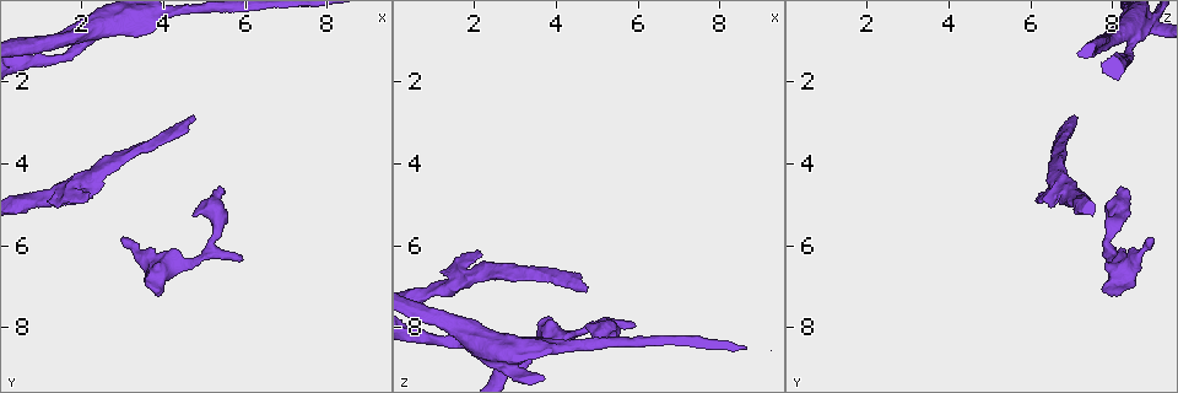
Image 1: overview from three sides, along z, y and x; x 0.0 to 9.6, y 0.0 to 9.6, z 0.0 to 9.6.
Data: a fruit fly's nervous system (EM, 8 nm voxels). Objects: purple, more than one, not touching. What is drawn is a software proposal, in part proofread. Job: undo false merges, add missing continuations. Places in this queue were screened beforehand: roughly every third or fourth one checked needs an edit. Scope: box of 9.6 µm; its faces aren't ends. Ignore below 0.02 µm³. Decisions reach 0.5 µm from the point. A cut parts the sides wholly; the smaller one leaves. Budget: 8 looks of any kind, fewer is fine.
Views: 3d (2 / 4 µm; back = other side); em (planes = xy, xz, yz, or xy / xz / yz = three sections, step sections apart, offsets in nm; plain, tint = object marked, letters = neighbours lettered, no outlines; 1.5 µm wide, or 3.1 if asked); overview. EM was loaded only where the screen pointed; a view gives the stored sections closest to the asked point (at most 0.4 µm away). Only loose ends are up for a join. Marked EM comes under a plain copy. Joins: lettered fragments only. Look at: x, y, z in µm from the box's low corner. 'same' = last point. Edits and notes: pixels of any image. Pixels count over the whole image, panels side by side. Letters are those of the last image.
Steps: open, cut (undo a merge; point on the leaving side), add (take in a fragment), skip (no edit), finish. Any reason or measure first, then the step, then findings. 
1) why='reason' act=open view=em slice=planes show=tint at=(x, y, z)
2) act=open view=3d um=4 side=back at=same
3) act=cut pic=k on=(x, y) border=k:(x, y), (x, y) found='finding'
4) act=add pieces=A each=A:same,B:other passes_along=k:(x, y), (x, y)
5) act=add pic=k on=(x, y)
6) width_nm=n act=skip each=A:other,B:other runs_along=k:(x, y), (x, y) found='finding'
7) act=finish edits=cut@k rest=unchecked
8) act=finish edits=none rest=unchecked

why='sudden change in width' act=open view=3d um=4 at=(2.60, 0.65, 8.75)

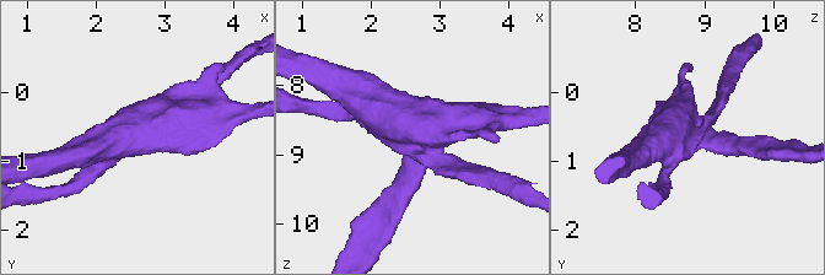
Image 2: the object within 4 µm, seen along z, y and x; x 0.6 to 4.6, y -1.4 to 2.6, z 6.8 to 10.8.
why='shape alone is not enough' act=open view=em slice=yz step=8 show=tint at=(2.60, 0.65, 8.75)

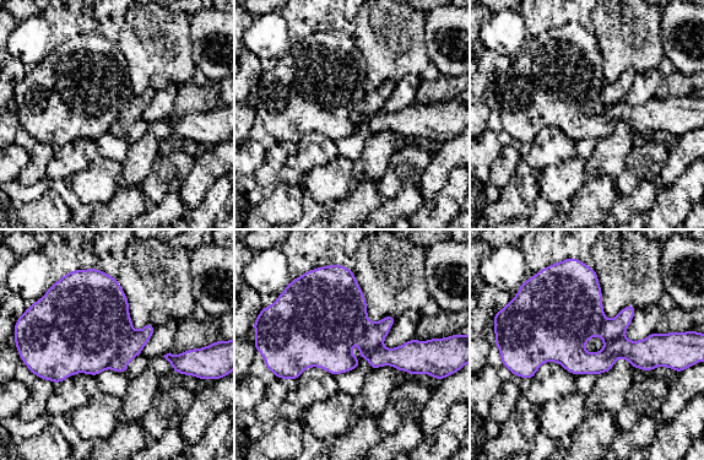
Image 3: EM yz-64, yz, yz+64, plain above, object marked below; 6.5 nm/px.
why='see the neighbours' act=open view=em slice=yz step=8 show=letters at=same

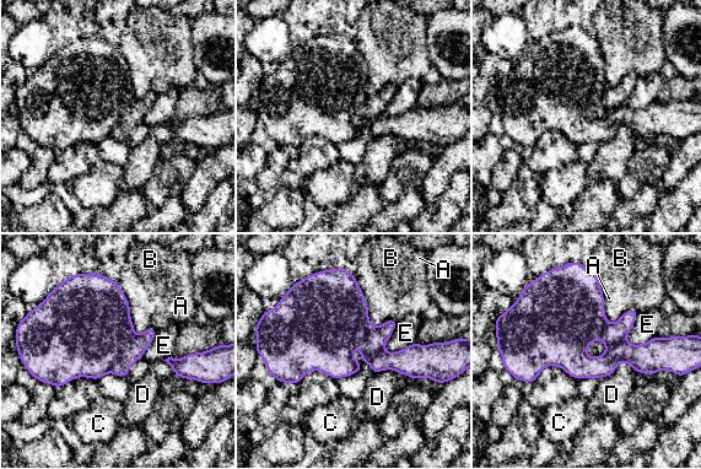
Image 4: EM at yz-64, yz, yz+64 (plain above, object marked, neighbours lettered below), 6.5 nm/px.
width_nm=340 act=cut pic=4 on=(135, 349) each=A:other,B:other,C:other,D:other,E:other part_leaving=4:(152, 332), (116, 371) found='a second neuron is stuck on'

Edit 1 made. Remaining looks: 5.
why='branch stops here' act=open view=3d um=4 at=(4.65, 2.90, 7.15)

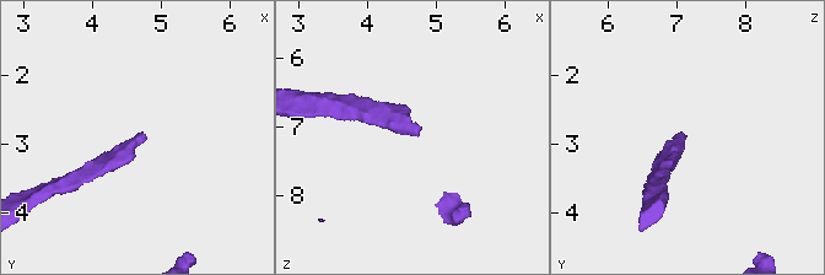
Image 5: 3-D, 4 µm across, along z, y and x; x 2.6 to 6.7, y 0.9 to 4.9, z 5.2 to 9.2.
act=open view=em slice=yz step=4 show=letters at=(4.70, 2.85, 7.15)

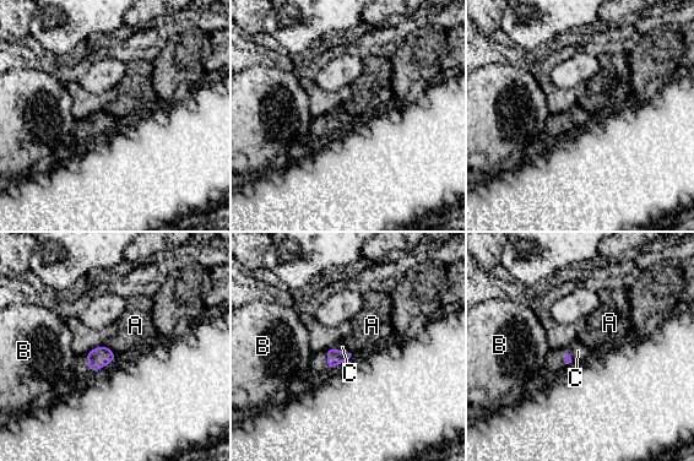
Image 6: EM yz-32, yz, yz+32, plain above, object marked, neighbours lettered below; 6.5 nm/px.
longest_contact=C:140nm act=add pieces=C each=A:other,B:other,C:same found='the neuron continues'

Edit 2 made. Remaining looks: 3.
why='branch stops here' act=open view=em slice=planes show=letters at=(5.45, 4.75, 8.35)

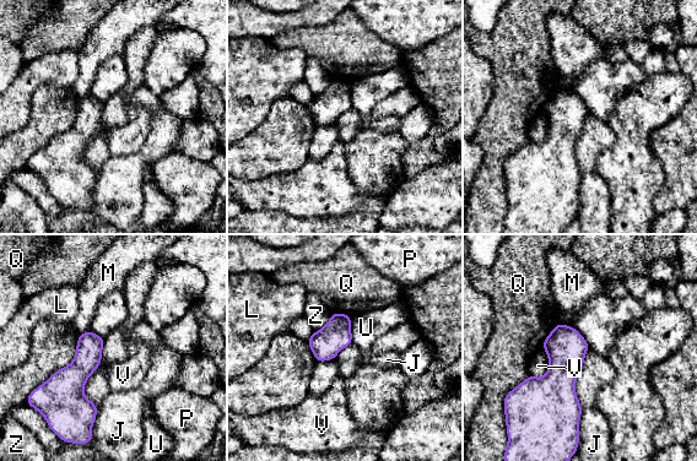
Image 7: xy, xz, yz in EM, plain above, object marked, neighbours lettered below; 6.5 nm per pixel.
act=skip each=J:other,L:other,M:other,P:other,Q:other,U:other,V:other,Z:other found='no lettered fragment goes on from it'

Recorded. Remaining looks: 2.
act=finish edits=cut@4,add@6 rest=unchecked

